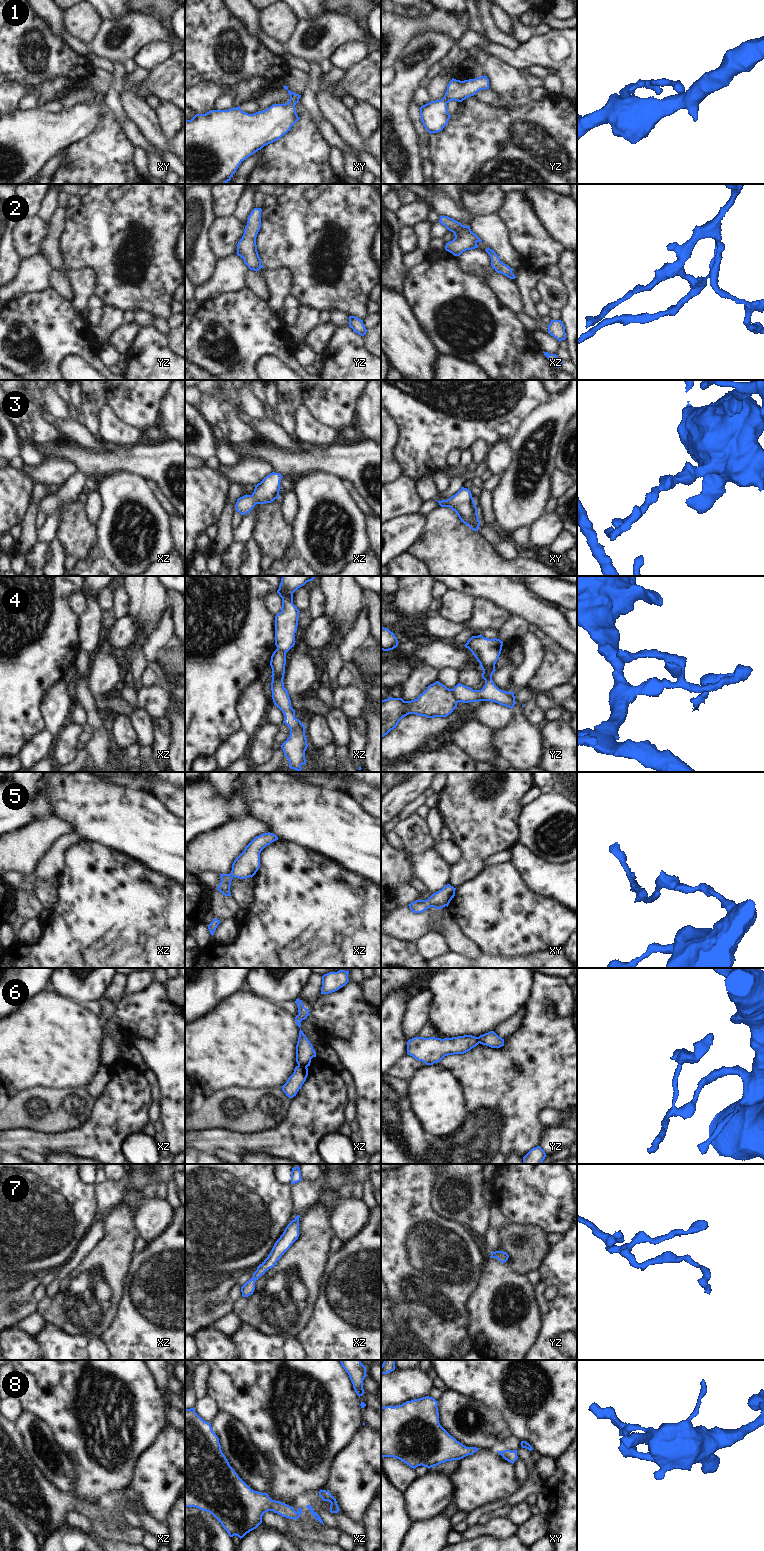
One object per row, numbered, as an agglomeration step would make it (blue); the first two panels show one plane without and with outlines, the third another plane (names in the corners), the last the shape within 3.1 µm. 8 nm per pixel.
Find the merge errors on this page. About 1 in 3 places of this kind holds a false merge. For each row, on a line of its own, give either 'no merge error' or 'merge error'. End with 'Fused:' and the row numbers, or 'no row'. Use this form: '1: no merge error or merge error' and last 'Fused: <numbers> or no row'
1: no merge error
2: no merge error
3: no merge error
4: merge error
5: no merge error
6: merge error
7: no merge error
8: no merge error
Fused: 4, 6

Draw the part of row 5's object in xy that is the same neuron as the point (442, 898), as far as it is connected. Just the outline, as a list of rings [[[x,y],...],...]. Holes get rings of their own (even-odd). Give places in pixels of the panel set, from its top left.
[[[447,884],[438,892],[433,893],[428,899],[416,900],[410,903],[408,906],[414,913],[422,913],[429,907],[434,907],[436,909],[442,909],[445,906],[448,907],[450,901],[455,896],[455,890],[456,888],[450,884]]]

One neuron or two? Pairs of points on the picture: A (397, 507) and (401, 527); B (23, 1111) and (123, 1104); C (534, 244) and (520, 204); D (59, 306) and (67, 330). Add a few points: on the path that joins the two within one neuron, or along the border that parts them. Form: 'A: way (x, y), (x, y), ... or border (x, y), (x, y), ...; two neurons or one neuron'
A: border (417, 511), (411, 514), (402, 514), (391, 519); two neurons
B: border (96, 1099), (90, 1116), (79, 1126); two neurons
C: way (532, 234), (524, 225), (520, 214); one neuron
D: way (59, 312), (59, 322), (61, 324); one neuron

